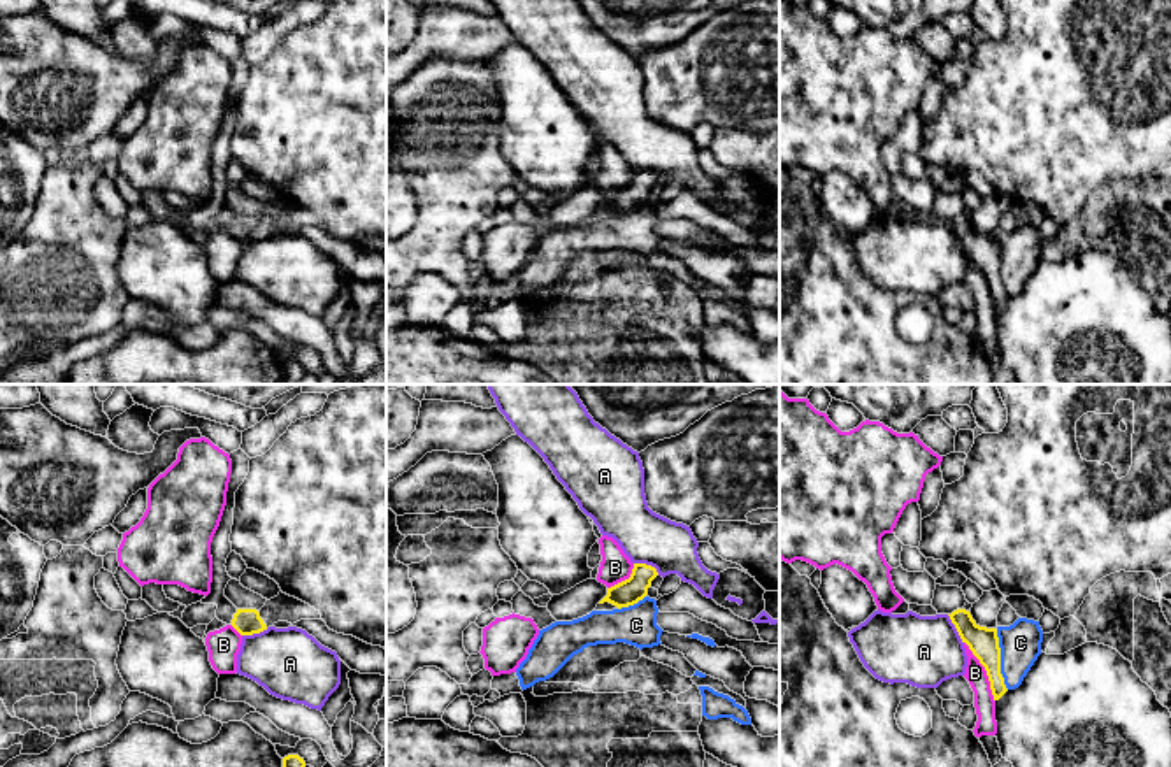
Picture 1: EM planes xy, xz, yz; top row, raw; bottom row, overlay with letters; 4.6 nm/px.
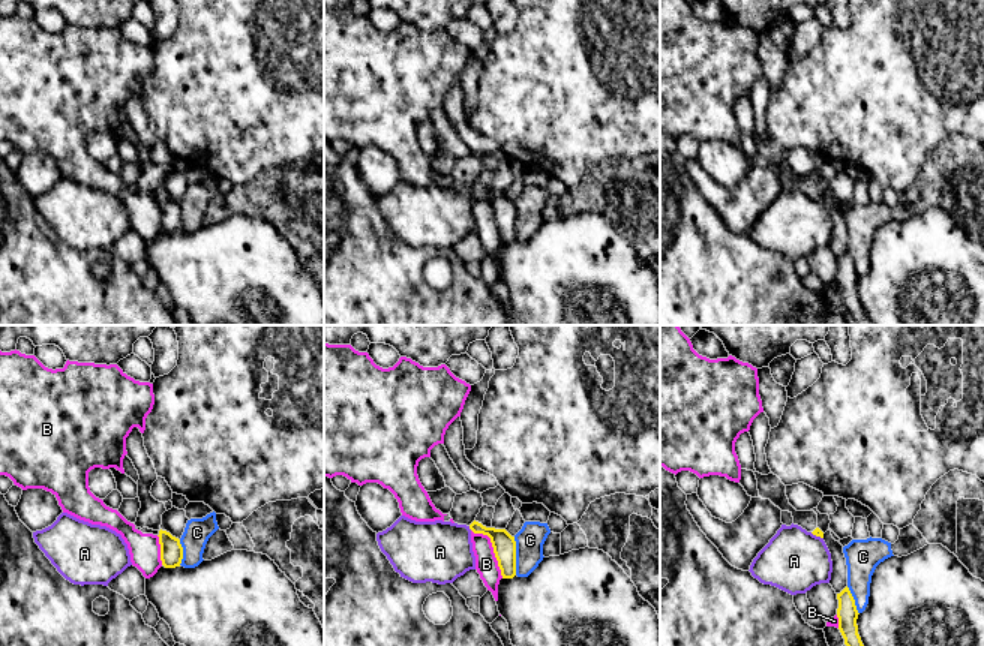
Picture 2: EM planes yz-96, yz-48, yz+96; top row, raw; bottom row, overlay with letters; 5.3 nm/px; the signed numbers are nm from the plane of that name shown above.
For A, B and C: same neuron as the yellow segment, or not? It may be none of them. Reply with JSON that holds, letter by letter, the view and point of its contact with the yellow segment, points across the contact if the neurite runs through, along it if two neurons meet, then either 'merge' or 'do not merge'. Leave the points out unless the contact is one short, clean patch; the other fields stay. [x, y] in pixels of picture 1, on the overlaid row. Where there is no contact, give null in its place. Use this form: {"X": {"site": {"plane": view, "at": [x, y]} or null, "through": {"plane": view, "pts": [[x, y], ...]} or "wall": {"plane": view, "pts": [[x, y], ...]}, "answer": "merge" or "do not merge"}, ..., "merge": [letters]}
{"A": {"site": {"plane": "xz", "at": [648, 566]}, "wall": {"plane": "xz", "pts": [[634, 562], [645, 562], [659, 574]]}, "answer": "do not merge"}, "B": {"site": {"plane": "yz", "at": [985, 669]}, "answer": "do not merge"}, "C": {"site": {"plane": "yz", "at": [999, 659]}, "answer": "do not merge"}, "merge": []}

